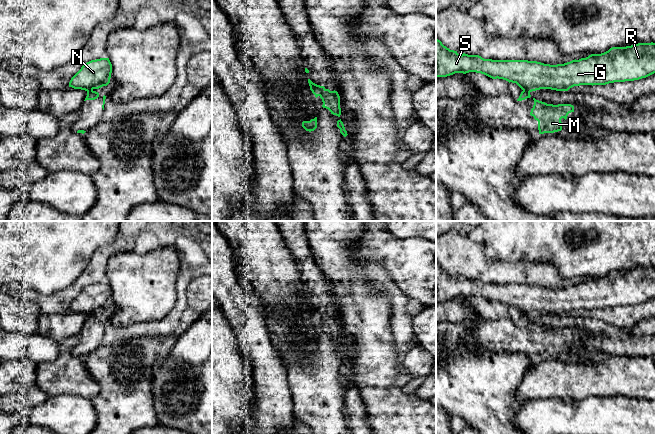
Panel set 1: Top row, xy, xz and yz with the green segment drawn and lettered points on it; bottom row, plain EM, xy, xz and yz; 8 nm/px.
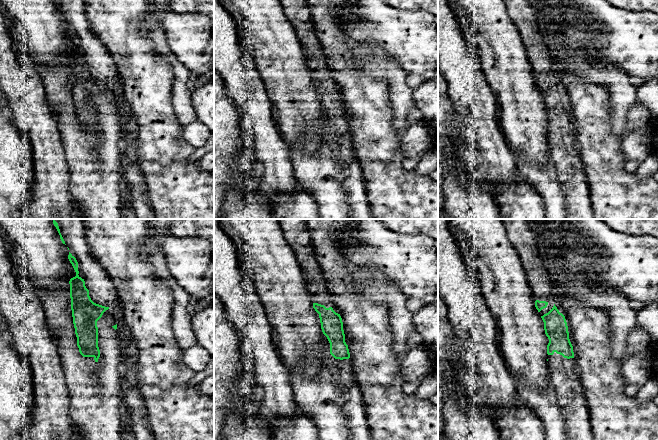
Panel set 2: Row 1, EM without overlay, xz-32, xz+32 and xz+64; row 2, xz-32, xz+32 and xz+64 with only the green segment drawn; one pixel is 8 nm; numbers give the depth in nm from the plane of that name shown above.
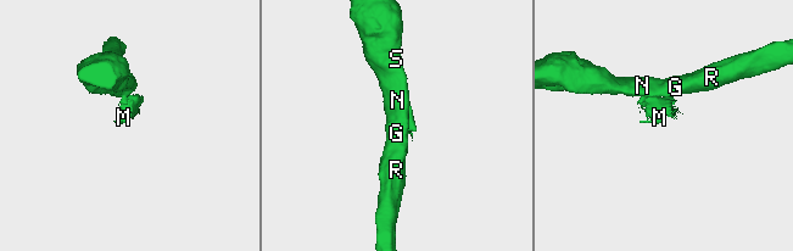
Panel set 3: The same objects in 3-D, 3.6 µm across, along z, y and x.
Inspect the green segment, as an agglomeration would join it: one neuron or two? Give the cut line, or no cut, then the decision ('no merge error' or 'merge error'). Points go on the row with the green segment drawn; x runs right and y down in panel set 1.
cut in xz along (325, 89), (318, 95); merge error

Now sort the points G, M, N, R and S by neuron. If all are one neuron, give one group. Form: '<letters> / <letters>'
G N R S / M

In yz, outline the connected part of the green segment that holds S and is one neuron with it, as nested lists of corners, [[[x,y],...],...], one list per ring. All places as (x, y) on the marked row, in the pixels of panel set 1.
[[[436,39],[436,77],[476,72],[516,83],[522,90],[568,91],[580,85],[634,81],[655,73],[655,43],[612,47],[601,54],[550,65],[528,60],[492,60],[458,54]]]

